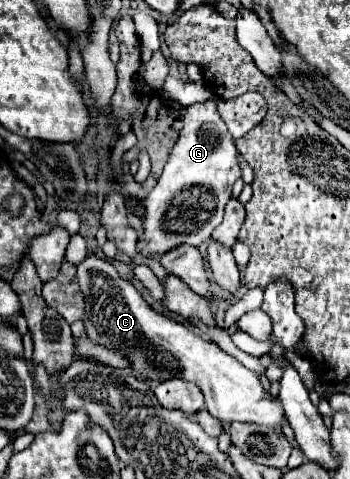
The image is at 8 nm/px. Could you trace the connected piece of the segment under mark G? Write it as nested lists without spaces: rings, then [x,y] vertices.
[[[217,100],[191,104],[182,112],[185,126],[179,140],[169,154],[159,182],[143,200],[143,232],[137,240],[137,252],[143,258],[159,258],[181,244],[201,246],[207,242],[223,220],[223,208],[231,196],[233,182],[241,178],[239,152],[217,112]]]

